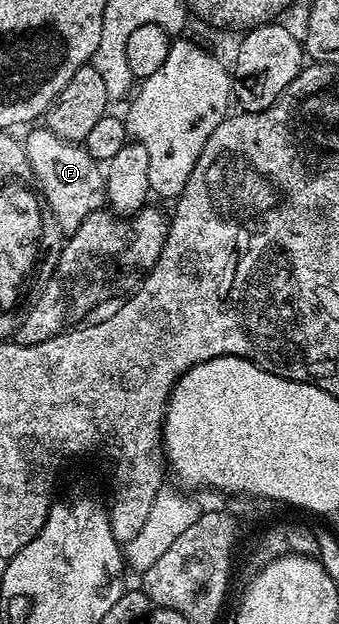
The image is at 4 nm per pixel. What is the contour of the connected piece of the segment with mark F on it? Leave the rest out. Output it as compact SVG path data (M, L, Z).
M48 128L40 129L31 131L23 138L31 178L39 187L40 197L48 213L49 210L53 213L54 220L65 232L72 232L79 228L79 224L83 224L83 220L87 220L87 216L91 216L91 212L106 205L106 171L102 163L93 158L84 145L60 138Z

